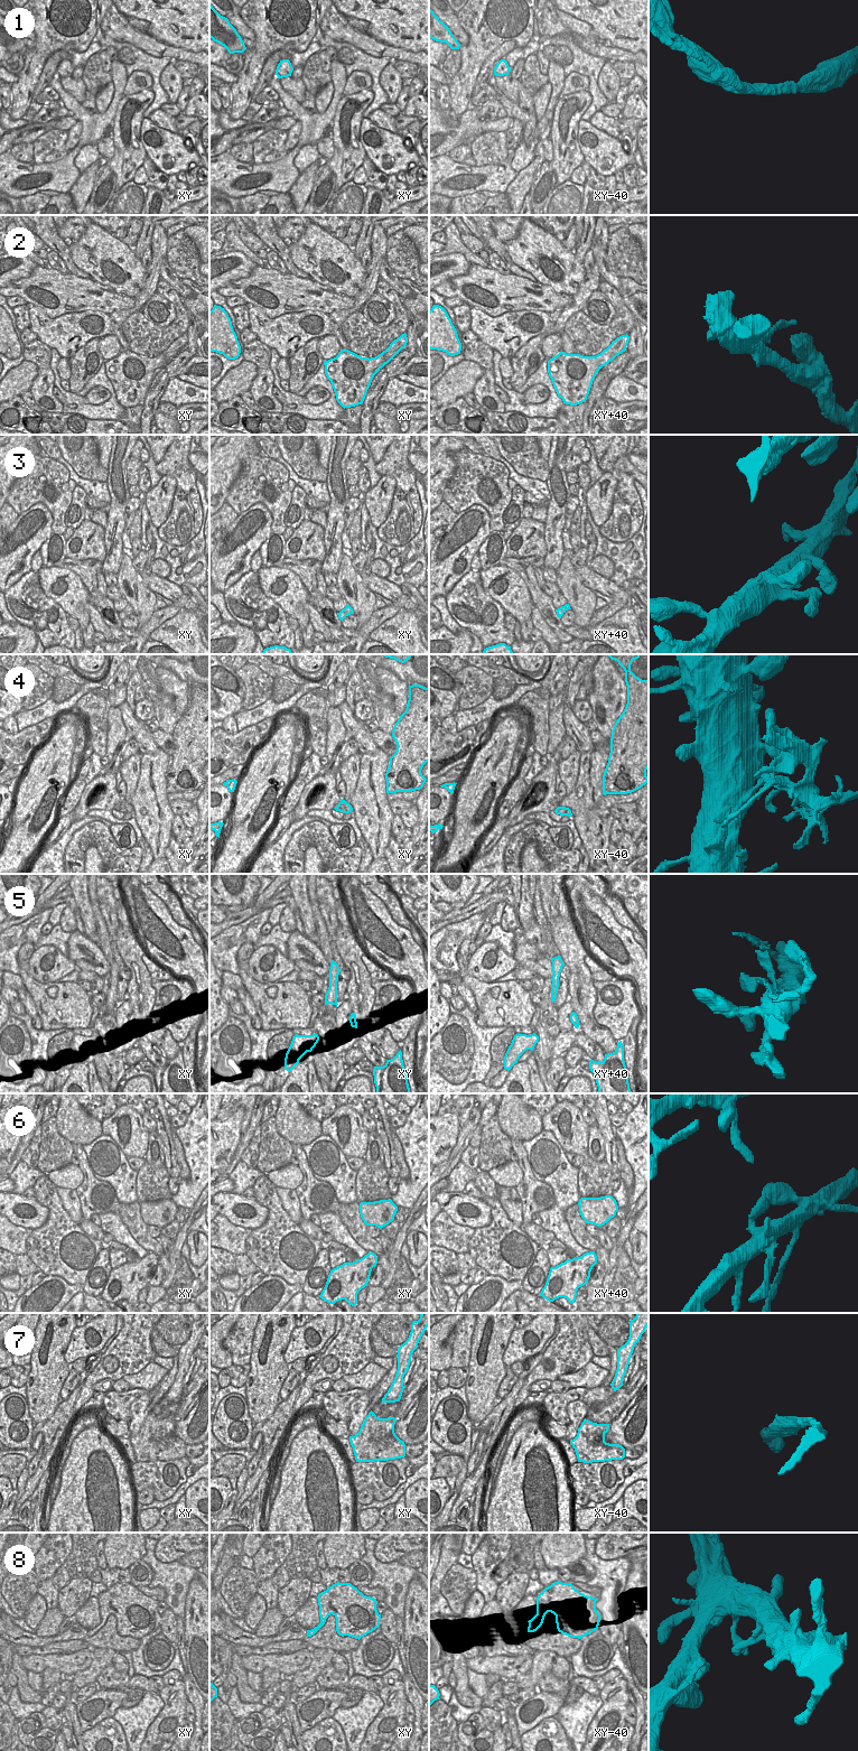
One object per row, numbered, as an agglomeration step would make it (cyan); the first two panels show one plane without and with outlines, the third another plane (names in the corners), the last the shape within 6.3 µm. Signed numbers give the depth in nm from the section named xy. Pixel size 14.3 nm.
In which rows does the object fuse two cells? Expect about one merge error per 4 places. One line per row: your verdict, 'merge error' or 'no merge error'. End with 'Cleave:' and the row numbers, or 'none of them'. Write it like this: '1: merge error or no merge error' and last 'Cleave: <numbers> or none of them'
1: no merge error
2: merge error
3: no merge error
4: merge error
5: no merge error
6: no merge error
7: no merge error
8: no merge error
Cleave: 2, 4

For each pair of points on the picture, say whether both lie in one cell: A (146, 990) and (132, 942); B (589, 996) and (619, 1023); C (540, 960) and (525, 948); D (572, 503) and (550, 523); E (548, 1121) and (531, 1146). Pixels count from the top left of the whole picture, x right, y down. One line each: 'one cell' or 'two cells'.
A: one cell
B: two cells
C: one cell
D: two cells
E: two cells

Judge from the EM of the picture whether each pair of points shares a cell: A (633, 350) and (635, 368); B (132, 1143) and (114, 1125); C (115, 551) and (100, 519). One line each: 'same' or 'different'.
A: different
B: same
C: different

